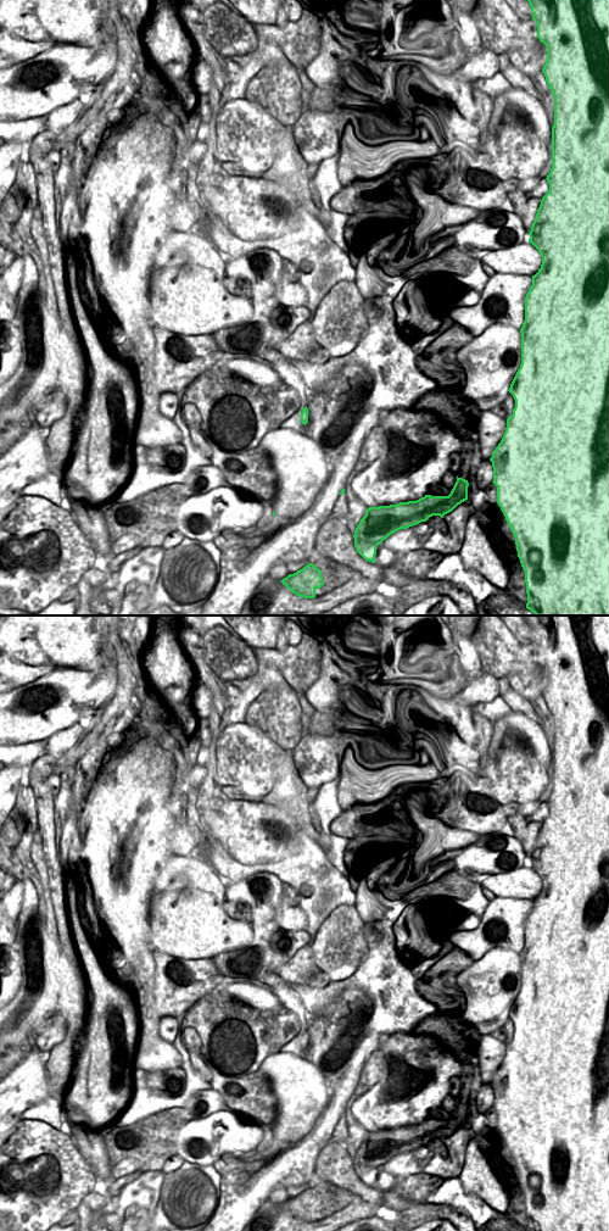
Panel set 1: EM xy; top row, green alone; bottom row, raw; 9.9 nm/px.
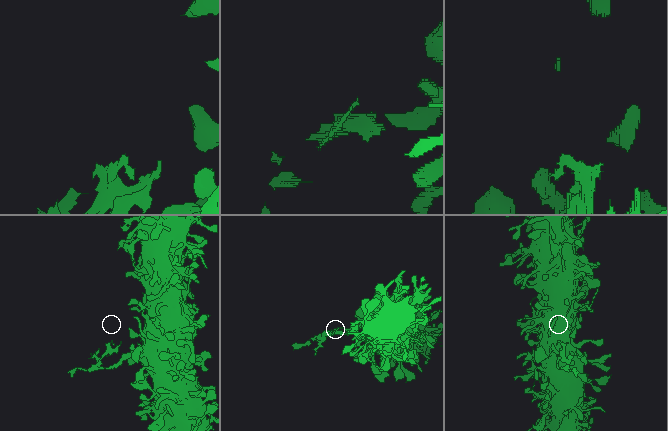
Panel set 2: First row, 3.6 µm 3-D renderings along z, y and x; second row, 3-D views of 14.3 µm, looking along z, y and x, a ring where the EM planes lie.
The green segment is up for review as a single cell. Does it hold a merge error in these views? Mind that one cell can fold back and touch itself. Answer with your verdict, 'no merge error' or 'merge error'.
merge error

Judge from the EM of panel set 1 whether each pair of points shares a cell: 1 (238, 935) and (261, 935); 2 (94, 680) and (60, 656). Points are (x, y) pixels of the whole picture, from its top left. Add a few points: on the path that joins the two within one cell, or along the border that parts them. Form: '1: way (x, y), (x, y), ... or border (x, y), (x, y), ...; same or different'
1: border (250, 924), (252, 939), (246, 945), (228, 951); different
2: border (74, 668), (55, 669); different

